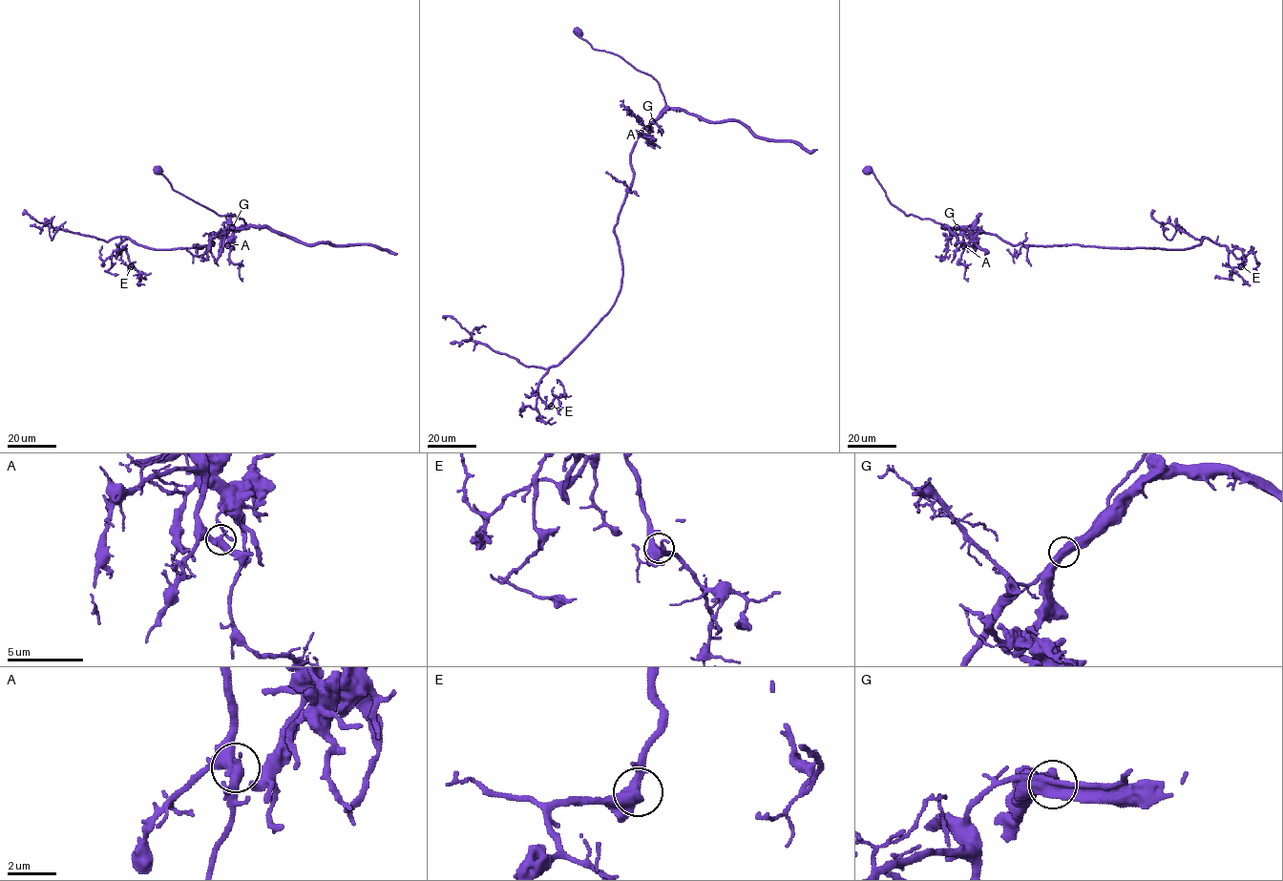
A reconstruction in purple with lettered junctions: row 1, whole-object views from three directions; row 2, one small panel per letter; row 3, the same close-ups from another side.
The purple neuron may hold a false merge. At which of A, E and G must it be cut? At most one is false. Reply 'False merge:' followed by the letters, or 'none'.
False merge: G

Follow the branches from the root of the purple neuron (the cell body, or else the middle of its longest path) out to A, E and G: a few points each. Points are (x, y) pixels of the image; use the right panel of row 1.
A: (1061, 245), (1011, 244), (994, 235), (969, 231), (963, 235), (963, 245)
E: (1061, 245), (1188, 249), (1209, 238), (1225, 245), (1229, 251), (1240, 249), (1244, 258), (1241, 266)
G: (1061, 245), (1011, 244), (994, 235), (963, 231), (956, 227)

